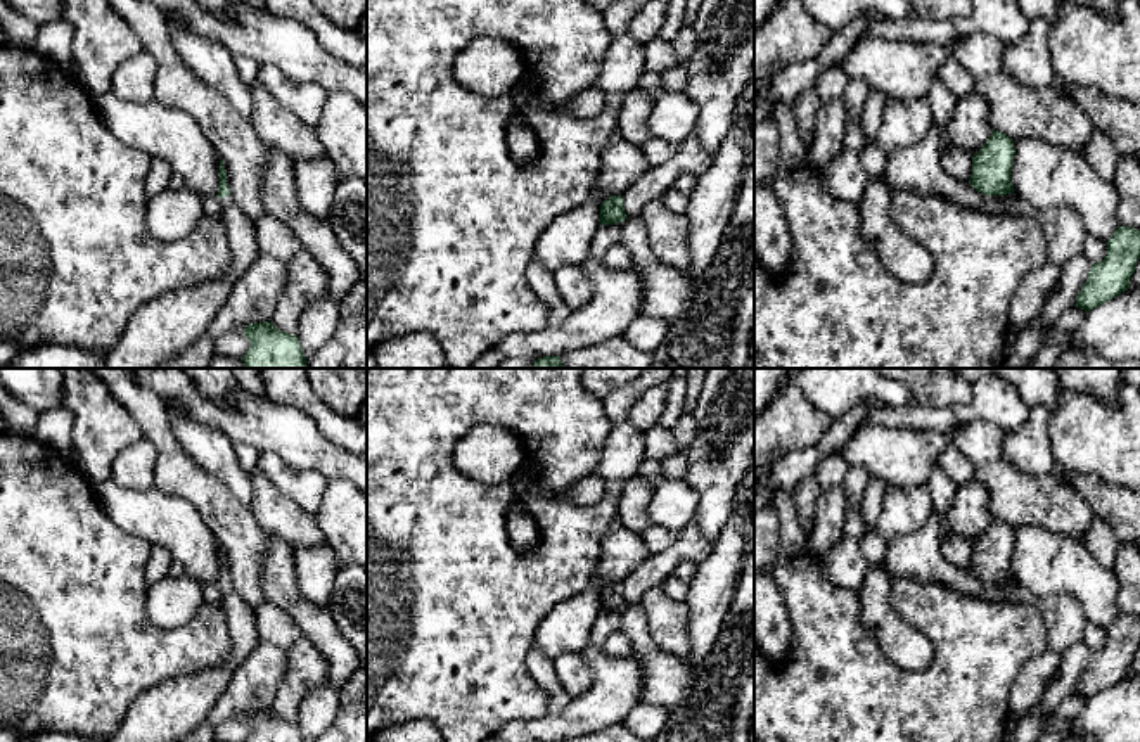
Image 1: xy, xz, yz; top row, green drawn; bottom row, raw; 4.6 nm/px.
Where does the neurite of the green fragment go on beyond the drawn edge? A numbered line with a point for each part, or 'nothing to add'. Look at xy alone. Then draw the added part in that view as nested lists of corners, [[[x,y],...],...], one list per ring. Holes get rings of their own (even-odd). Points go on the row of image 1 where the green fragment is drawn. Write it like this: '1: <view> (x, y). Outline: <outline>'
1: xy (158, 331). Outline: [[[230,195],[220,201],[220,220],[232,249],[230,270],[221,278],[171,291],[138,308],[106,355],[104,368],[159,368],[208,330],[235,282],[259,254],[254,223]]]

